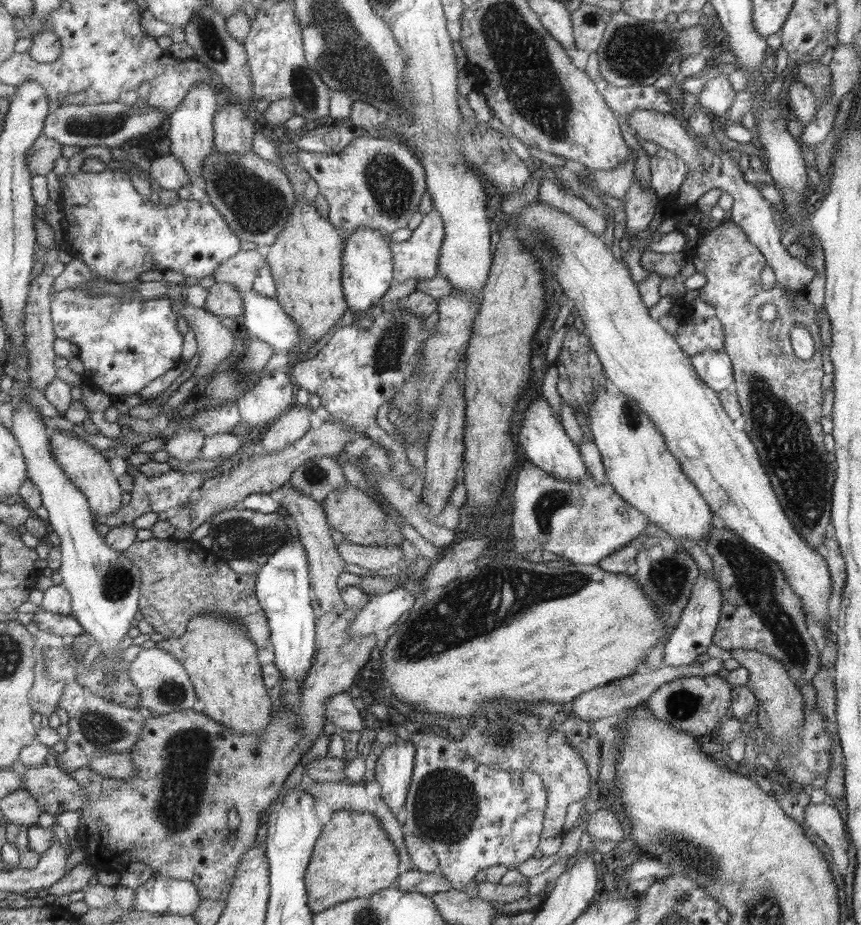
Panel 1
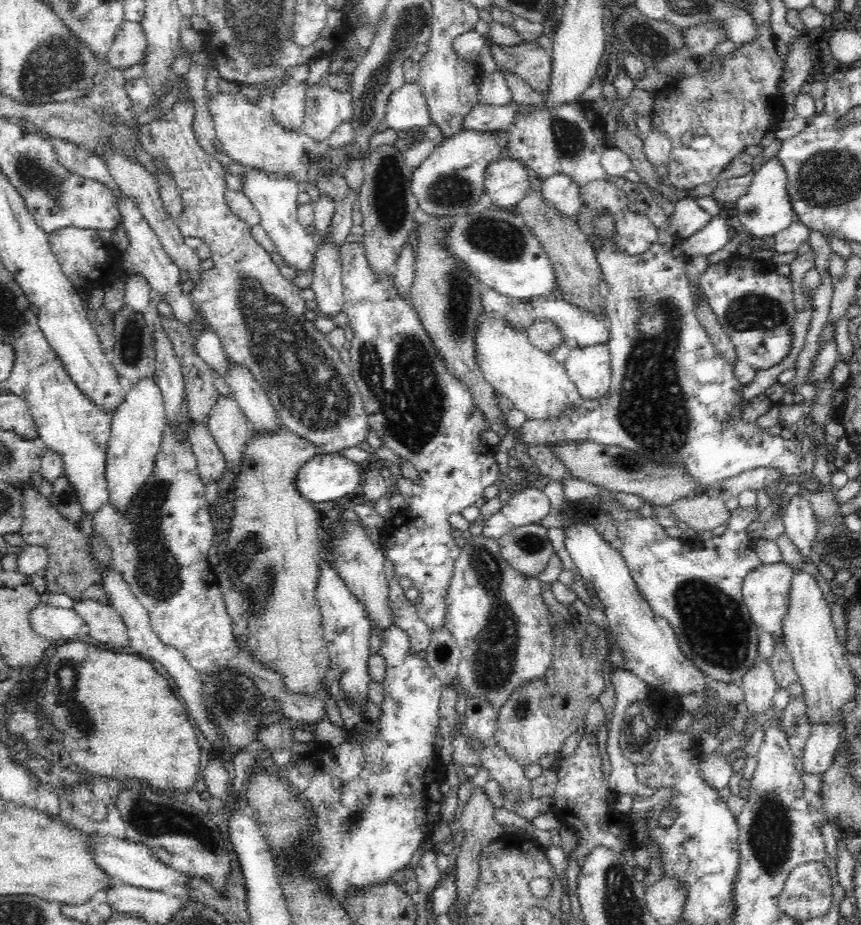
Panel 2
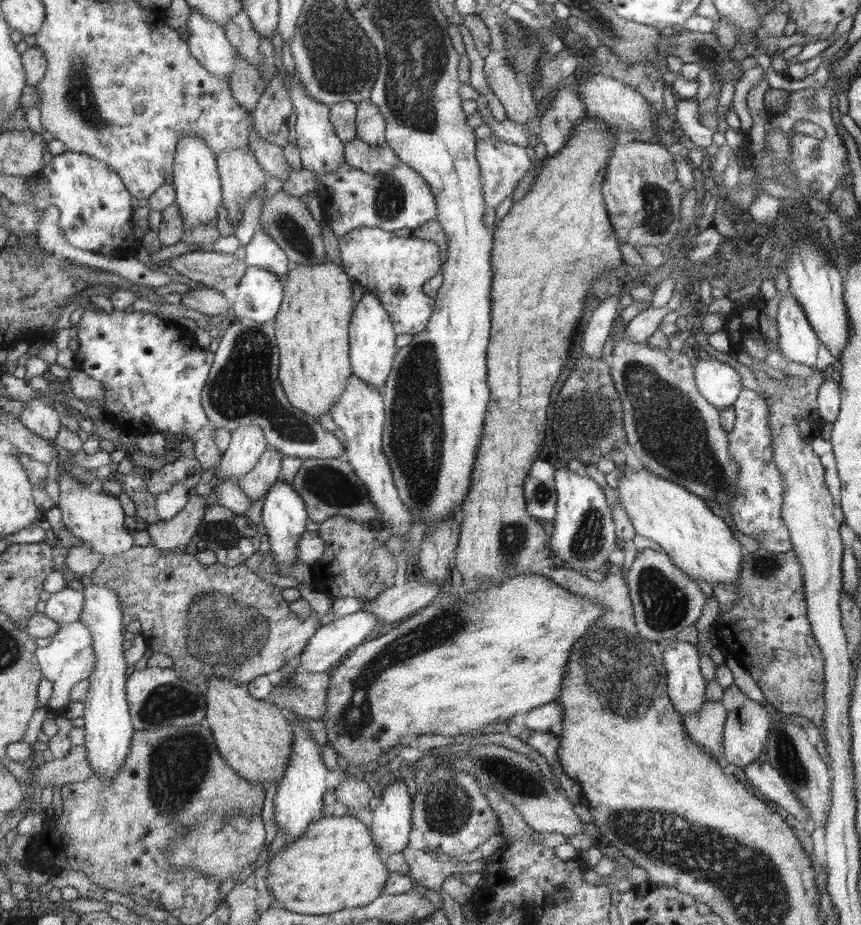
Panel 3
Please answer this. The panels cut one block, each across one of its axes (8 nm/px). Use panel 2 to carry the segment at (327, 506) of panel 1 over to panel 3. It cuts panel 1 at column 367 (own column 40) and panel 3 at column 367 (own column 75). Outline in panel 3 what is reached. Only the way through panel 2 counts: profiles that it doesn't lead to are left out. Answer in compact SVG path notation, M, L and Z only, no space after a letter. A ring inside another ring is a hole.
M336 515L319 523L317 531L326 541L326 550L320 560L324 570L316 572L312 588L326 593L332 602L350 596L370 601L394 585L396 572L394 551L386 546L384 540L376 538L376 532L368 523L357 524L350 517Z

